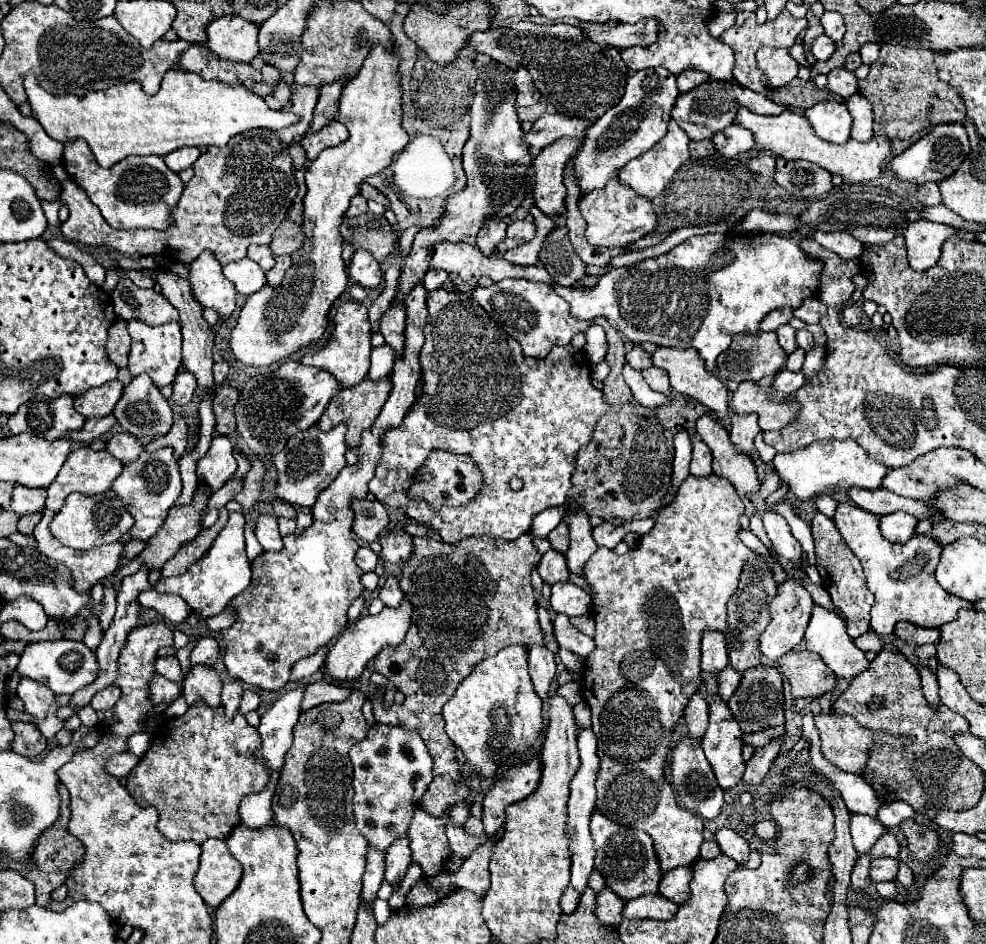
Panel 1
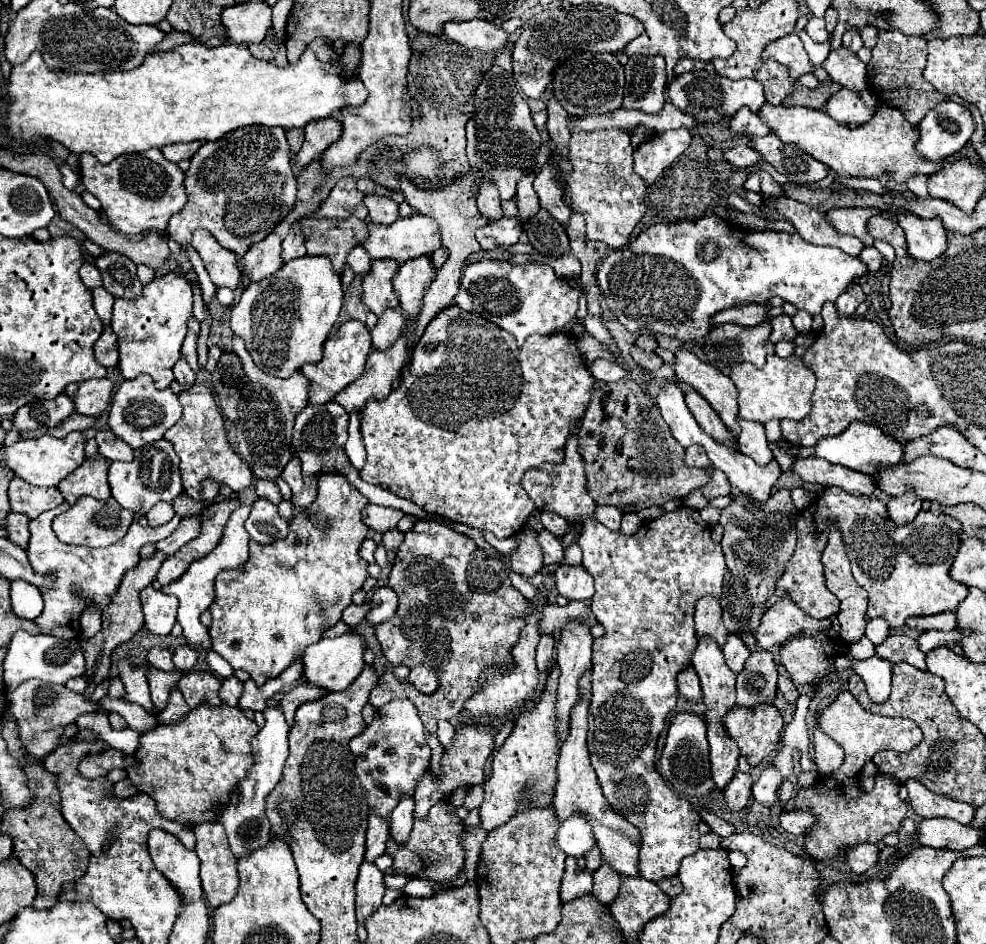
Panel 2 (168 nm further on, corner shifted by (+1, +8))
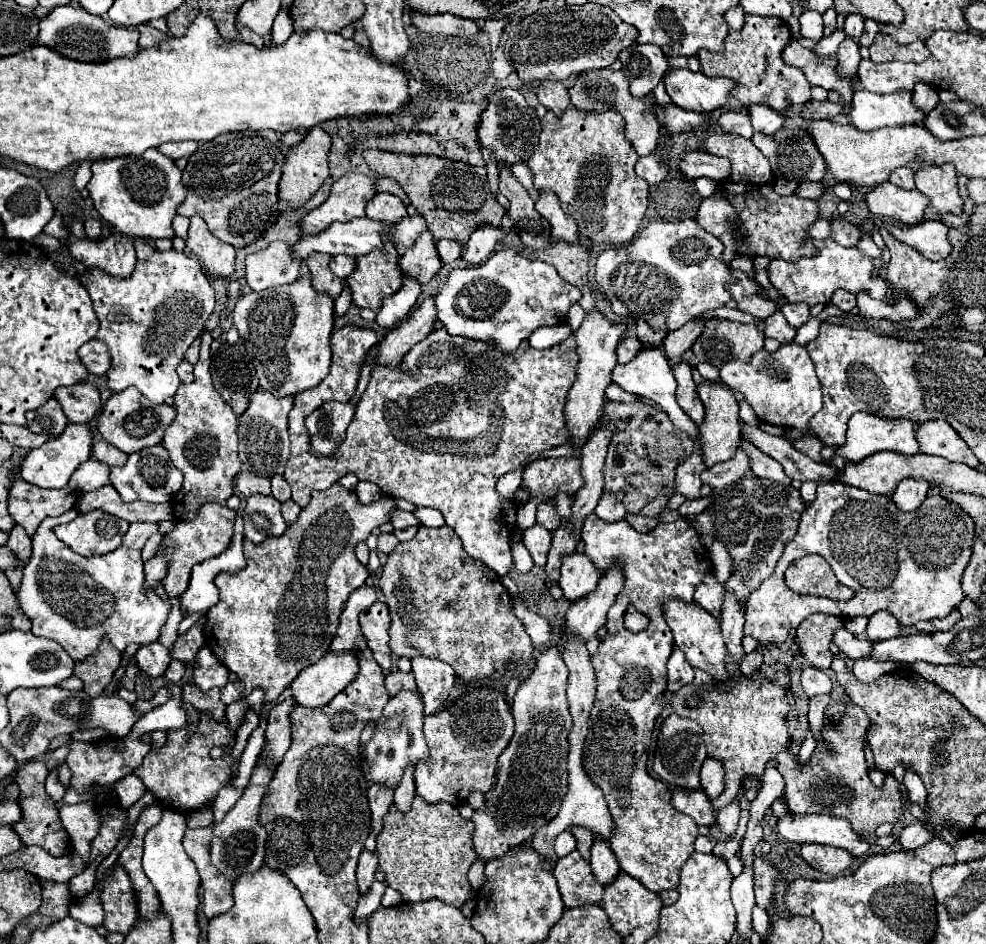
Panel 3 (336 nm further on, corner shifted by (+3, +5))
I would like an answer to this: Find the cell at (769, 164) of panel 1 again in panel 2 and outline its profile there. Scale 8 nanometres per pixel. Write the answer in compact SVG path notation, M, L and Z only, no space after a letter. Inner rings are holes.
M739 144L739 146L735 146L735 148L731 148L731 150L725 152L725 160L733 168L741 170L741 168L747 168L747 166L757 164L761 160L761 154L757 150L753 150L751 146L747 146L747 144Z

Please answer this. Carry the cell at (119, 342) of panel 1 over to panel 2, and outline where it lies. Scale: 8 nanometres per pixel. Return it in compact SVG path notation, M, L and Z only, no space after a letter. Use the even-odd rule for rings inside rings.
M107 326L101 334L101 338L93 344L93 352L97 356L97 362L105 368L113 368L119 362L119 350L117 350L117 334L113 334L111 326Z

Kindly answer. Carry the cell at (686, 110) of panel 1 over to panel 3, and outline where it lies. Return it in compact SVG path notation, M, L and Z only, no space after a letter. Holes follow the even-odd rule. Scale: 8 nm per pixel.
M673 69L665 75L665 89L671 101L687 111L711 113L727 103L737 81L727 77L705 77L689 69Z

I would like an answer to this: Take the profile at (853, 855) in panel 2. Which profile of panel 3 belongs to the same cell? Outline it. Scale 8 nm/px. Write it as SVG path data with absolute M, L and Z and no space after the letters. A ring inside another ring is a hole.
M801 845L801 857L817 871L823 871L827 875L841 875L843 871L847 871L853 863L855 857L839 847L831 847L831 845Z

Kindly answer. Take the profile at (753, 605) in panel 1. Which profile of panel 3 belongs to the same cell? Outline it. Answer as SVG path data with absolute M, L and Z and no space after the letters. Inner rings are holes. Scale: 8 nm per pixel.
M747 475L735 481L735 485L715 489L711 495L711 505L701 515L691 519L699 533L707 533L723 541L723 545L731 553L733 573L723 583L723 589L735 595L743 607L749 595L775 571L785 545L797 533L799 515L803 509L805 503L801 501L795 487Z

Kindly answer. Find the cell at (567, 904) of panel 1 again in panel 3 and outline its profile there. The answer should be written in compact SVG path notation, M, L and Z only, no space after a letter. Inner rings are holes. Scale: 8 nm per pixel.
M577 851L557 861L555 879L557 879L565 907L601 903L603 887L595 881L589 861L585 861Z

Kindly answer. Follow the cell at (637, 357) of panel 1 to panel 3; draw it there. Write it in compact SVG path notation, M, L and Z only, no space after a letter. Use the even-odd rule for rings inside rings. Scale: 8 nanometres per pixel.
M637 321L637 339L643 341L643 345L647 347L661 347L665 335L653 331L645 321Z

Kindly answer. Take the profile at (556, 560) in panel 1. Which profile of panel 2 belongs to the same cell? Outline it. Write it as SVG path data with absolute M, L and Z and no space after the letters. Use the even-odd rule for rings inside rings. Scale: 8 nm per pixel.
M541 530L537 534L537 542L543 548L543 562L545 564L561 564L563 562L563 546L557 536L549 534L549 530Z

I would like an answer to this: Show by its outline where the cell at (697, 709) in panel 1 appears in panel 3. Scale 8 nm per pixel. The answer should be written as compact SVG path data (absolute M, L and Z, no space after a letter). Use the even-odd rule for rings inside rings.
M677 647L673 649L673 655L671 655L669 661L667 661L667 669L669 669L669 673L667 673L667 677L669 677L667 689L669 689L671 693L675 693L675 691L679 691L681 687L693 683L693 667L685 661L683 653L681 653Z

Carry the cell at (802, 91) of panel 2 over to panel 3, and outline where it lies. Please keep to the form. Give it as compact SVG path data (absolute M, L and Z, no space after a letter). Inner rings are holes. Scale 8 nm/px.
M807 101L803 105L801 117L803 119L831 119L843 111L841 103L831 103L831 101Z

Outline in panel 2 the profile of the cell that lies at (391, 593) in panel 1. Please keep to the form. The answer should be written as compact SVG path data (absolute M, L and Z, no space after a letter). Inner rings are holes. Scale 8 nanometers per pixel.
M381 586L381 588L375 590L375 594L371 596L369 604L371 604L371 610L369 610L369 614L367 614L367 622L369 622L371 626L375 626L375 624L379 624L379 622L385 622L385 620L393 618L399 600L397 600L397 594L395 594L389 586Z

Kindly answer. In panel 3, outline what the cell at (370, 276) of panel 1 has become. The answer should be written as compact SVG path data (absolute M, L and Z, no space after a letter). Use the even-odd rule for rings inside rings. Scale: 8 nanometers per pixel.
M339 255L331 261L331 271L341 277L341 279L347 279L353 271L357 269L357 261L355 257L347 257L347 255Z

